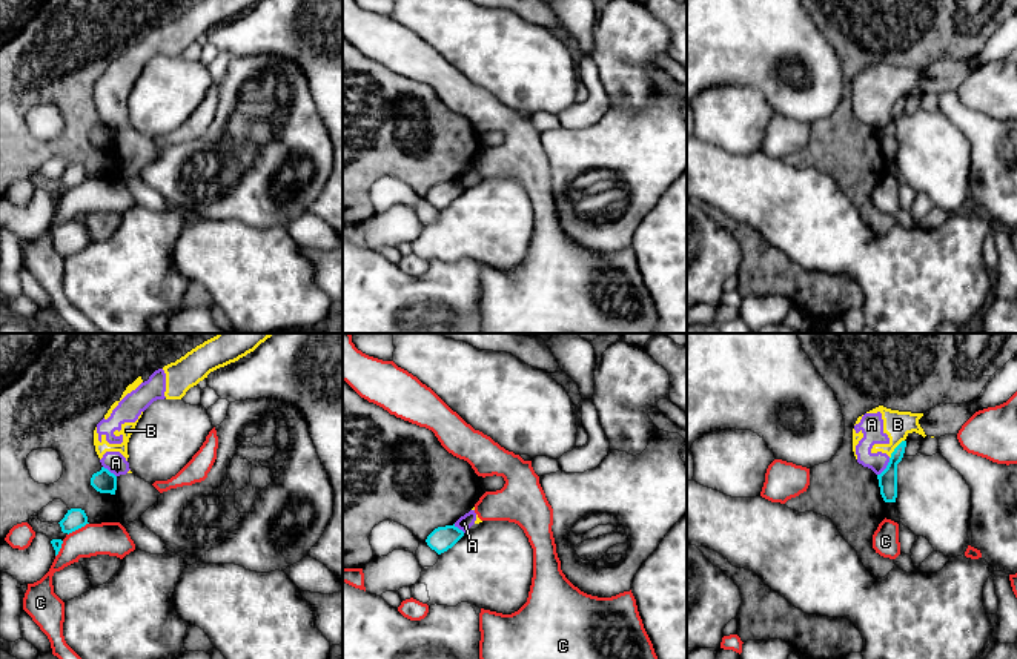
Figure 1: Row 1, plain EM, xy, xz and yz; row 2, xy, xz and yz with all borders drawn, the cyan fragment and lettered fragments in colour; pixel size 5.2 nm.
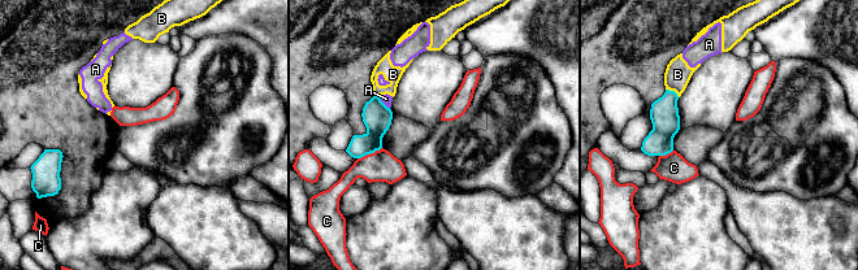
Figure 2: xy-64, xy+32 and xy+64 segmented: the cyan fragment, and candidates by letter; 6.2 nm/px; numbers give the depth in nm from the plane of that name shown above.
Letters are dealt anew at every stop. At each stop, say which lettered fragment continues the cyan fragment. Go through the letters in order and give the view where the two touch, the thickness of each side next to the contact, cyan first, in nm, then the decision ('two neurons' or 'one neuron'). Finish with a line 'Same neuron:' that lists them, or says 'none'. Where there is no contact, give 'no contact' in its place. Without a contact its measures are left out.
A: yz | 100/130 nm | two neurons
B: yz | 100/140 nm | two neurons
C: xy | 110/180 nm | two neurons
Same neuron: none

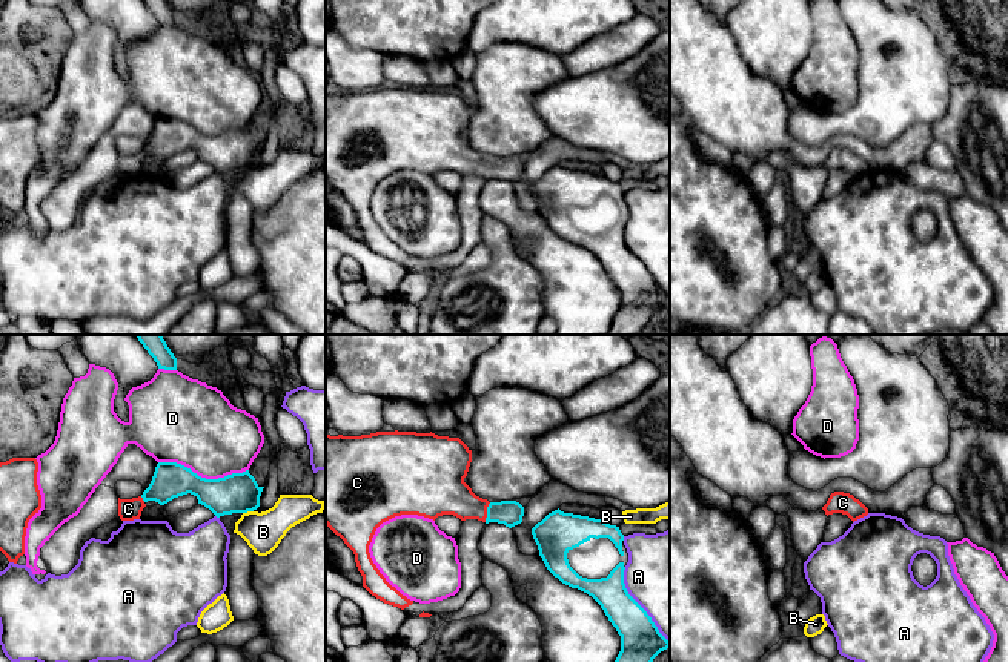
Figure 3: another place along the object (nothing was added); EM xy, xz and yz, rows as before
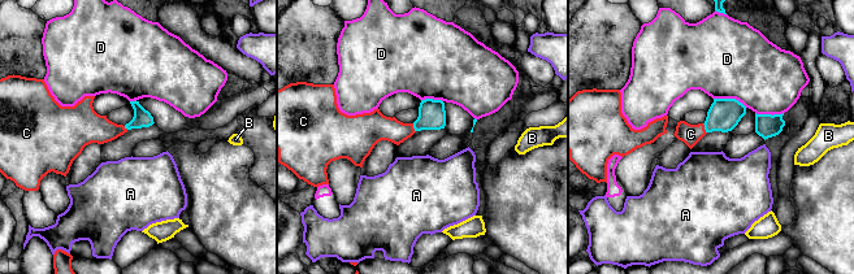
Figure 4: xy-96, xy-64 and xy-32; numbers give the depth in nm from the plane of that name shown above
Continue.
A: xz | 220/440 nm | two neurons
B: xy | 200/200 nm | two neurons
C: xz | 130/240 nm | one neuron
D: xy | 200/420 nm | two neurons
Same neuron: C

